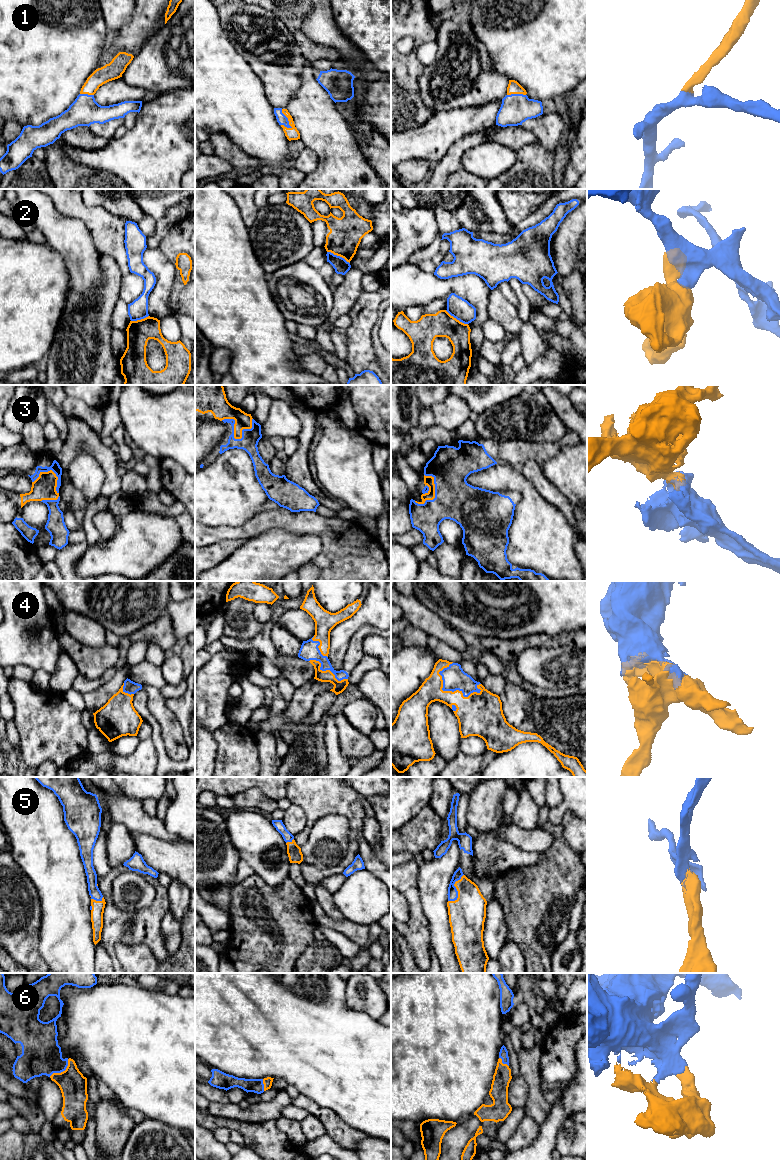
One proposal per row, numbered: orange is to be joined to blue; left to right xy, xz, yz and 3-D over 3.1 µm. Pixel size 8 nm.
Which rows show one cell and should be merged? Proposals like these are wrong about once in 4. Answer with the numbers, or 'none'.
1, 3, 4, 5, 6

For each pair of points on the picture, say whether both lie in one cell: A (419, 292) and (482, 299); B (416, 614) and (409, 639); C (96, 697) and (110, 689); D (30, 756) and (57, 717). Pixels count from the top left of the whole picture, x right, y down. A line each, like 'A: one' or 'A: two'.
A: one
B: two
C: one
D: one

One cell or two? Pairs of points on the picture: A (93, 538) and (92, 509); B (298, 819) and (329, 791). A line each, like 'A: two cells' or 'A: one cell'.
A: one cell
B: two cells

